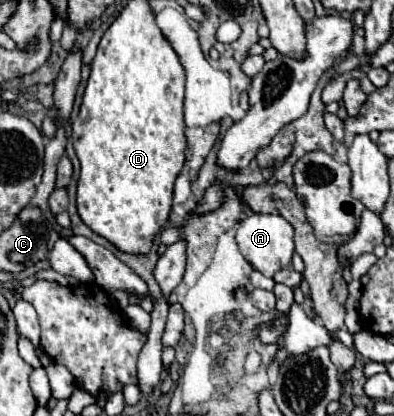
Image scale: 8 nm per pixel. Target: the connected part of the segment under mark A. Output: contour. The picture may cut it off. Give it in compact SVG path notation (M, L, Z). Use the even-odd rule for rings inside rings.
M252 214L242 220L242 226L236 234L236 242L238 242L242 256L246 256L252 268L272 278L276 272L284 270L292 262L292 254L294 254L292 236L294 236L292 224L284 220L280 214Z

